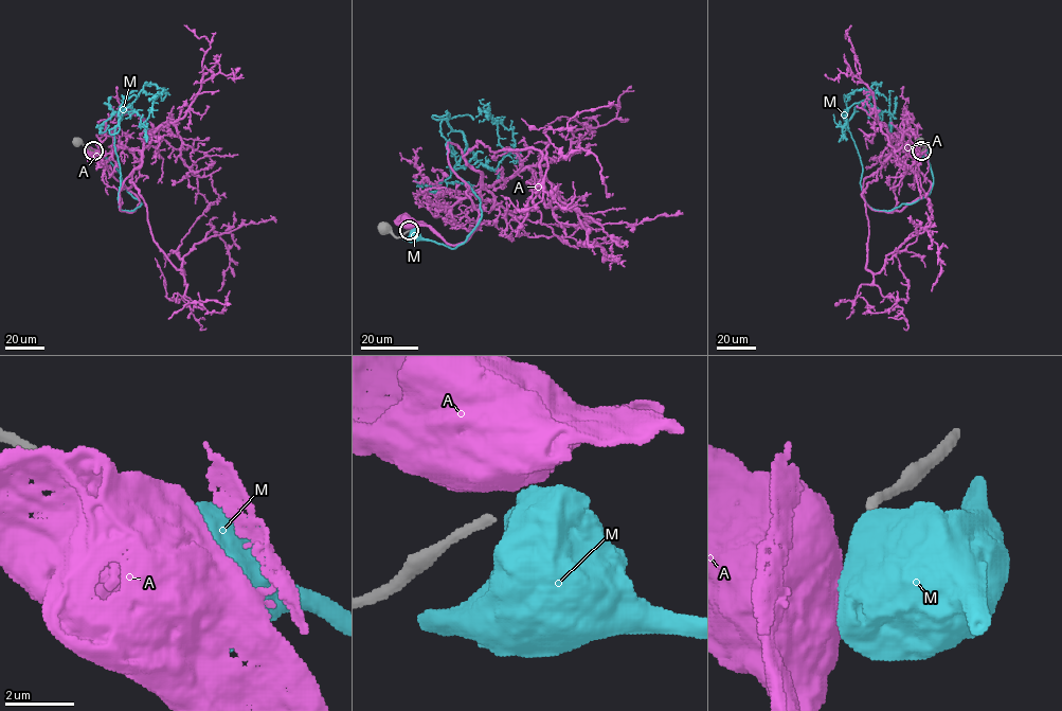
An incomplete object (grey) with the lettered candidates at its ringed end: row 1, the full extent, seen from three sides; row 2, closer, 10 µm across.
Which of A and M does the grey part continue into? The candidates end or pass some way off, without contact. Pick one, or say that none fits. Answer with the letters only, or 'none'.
none

